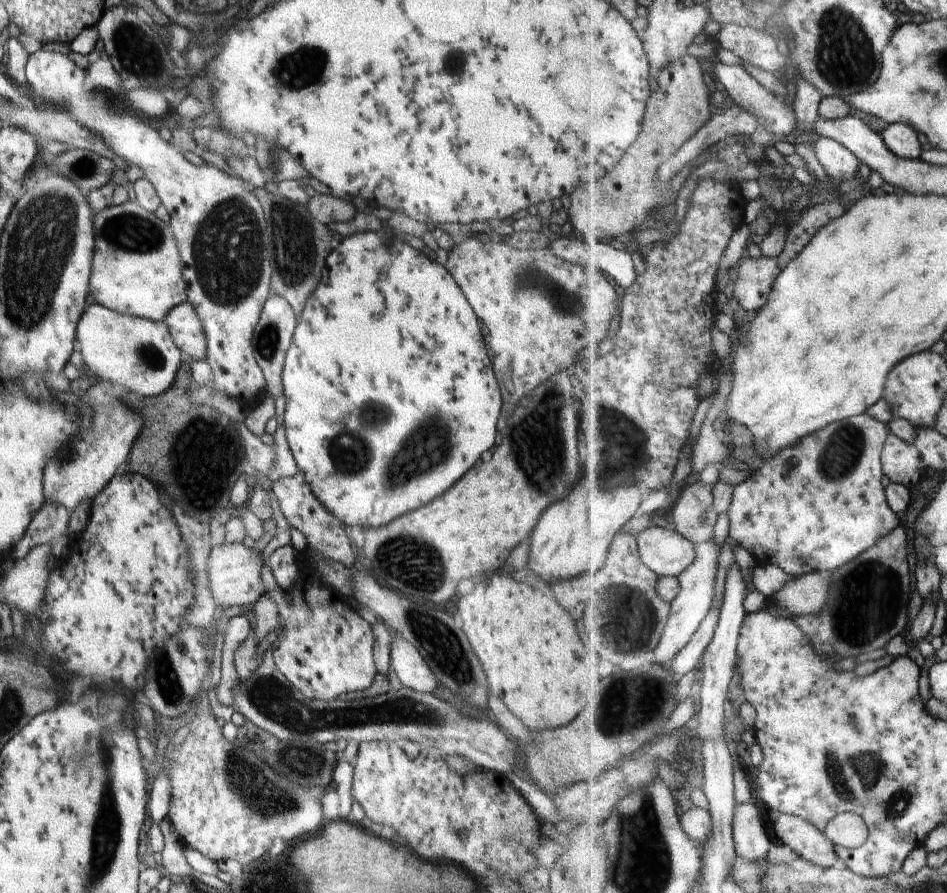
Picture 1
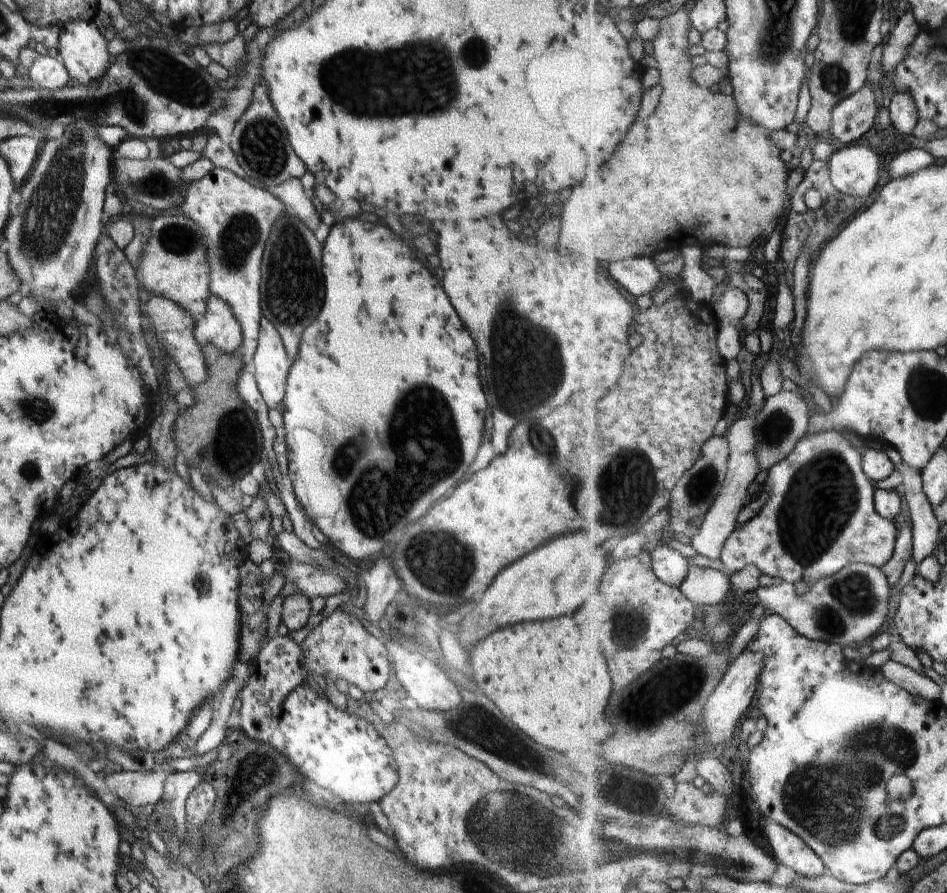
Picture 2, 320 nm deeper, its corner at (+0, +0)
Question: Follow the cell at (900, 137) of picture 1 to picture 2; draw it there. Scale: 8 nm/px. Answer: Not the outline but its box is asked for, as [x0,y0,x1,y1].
[891,92,920,135]

